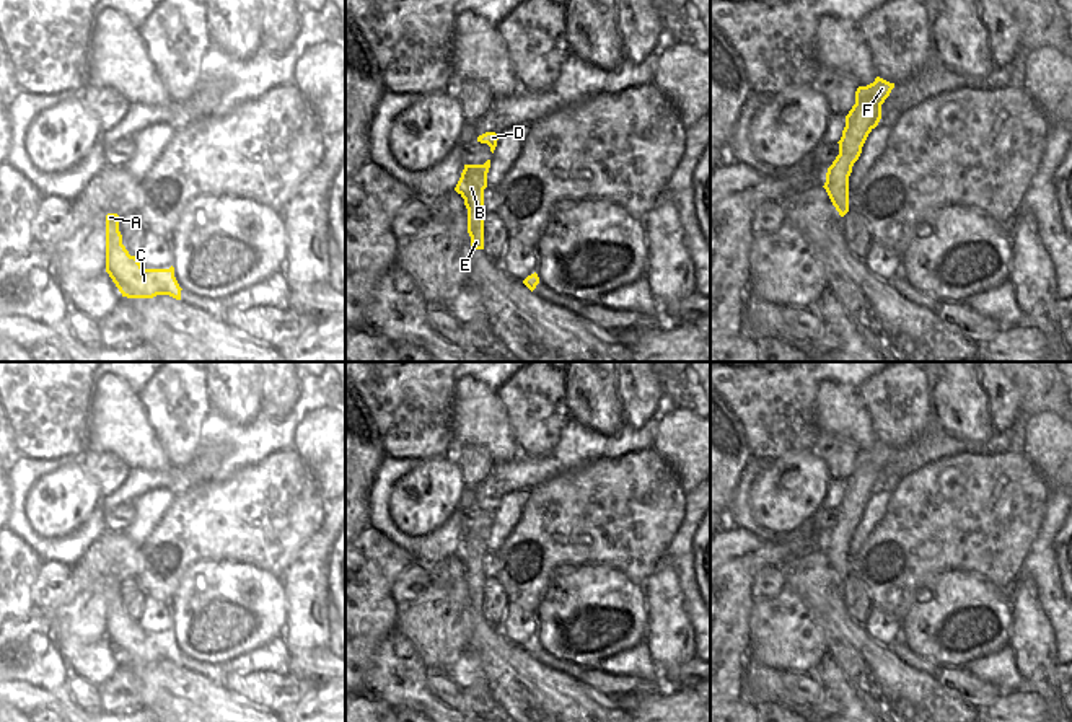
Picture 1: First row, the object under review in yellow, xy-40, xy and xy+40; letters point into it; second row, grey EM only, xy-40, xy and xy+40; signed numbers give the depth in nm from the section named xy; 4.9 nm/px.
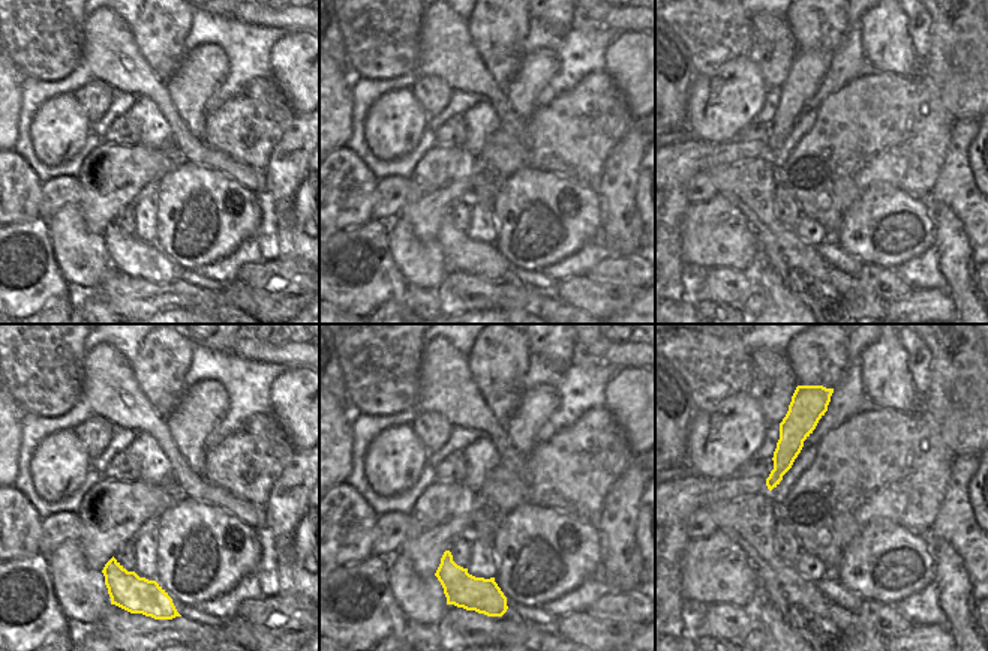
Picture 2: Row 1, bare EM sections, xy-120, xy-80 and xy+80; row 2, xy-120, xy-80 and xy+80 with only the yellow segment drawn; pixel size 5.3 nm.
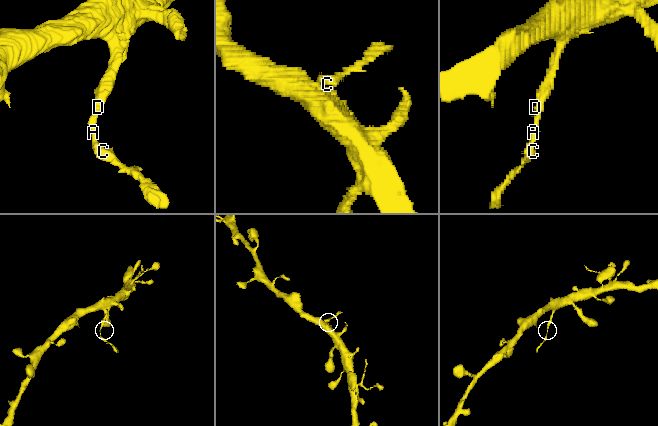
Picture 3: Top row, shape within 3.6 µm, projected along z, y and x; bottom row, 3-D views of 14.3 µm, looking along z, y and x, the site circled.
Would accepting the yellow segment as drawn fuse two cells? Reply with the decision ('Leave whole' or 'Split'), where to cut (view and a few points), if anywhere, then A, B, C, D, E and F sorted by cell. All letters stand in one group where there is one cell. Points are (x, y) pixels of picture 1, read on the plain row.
Split. Split along xy+40 (839, 519), (849, 523), (851, 533). Groups: A B C E / D F.

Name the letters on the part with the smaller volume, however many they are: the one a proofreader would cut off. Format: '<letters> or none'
A, B, C, E

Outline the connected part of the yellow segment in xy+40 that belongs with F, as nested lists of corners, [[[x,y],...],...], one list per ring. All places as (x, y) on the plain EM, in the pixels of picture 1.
[[[880,442],[867,451],[859,451],[855,456],[855,469],[846,481],[846,492],[839,508],[839,520],[849,522],[849,531],[859,525],[862,512],[868,499],[878,491],[881,484],[881,469],[890,461],[894,448]]]

